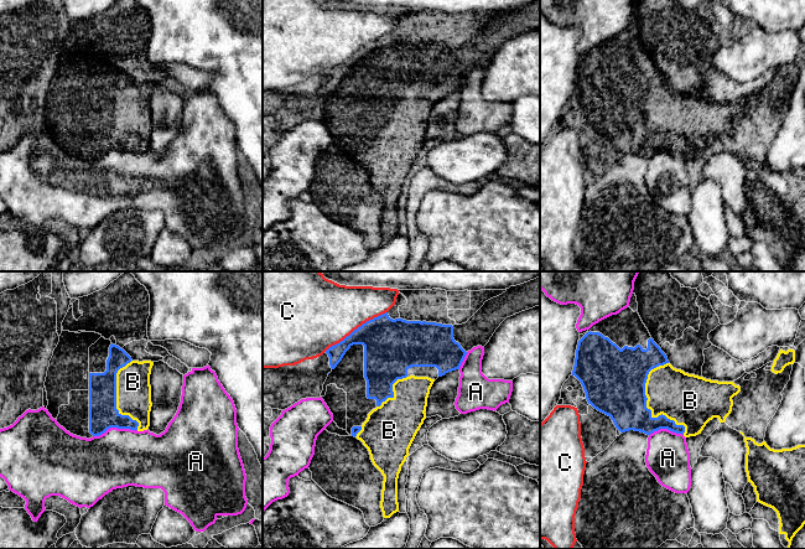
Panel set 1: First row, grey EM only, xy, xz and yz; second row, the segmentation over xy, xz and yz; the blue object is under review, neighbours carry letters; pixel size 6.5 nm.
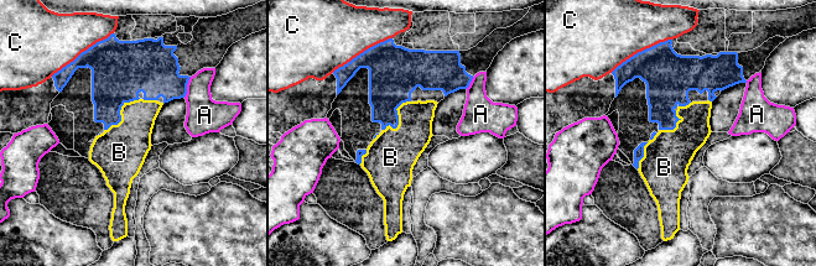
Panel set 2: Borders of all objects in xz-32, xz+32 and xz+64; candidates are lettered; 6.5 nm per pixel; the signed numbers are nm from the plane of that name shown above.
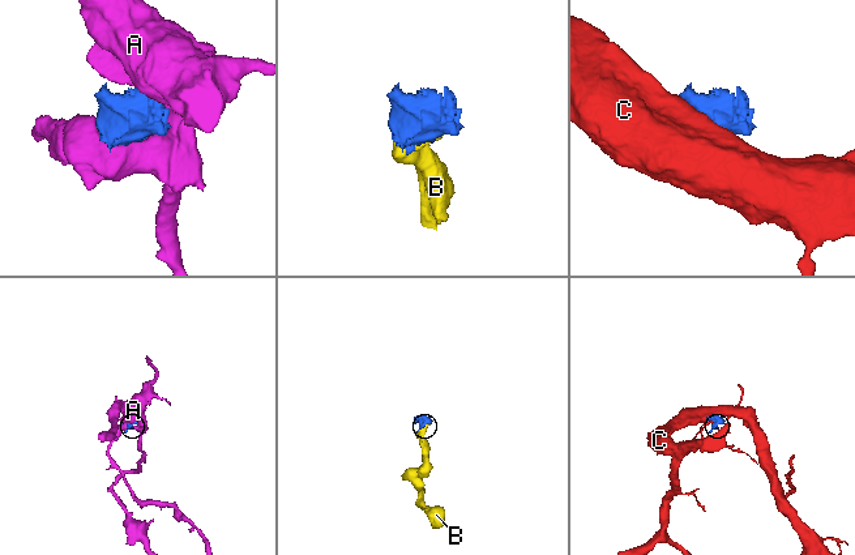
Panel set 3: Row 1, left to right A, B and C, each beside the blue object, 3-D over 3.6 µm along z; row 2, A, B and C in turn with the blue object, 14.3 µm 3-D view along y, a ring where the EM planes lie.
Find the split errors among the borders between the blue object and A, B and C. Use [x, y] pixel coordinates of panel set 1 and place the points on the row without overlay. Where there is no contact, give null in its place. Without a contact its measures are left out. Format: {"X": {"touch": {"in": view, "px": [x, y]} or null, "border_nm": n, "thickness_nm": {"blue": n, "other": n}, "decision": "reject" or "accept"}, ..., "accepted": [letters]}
{"A": {"touch": {"in": "xy", "px": [114, 149]}, "border_nm": 300, "thickness_nm": {"blue": 190, "other": 380}, "decision": "reject"}, "B": {"touch": {"in": "yz", "px": [645, 128]}, "border_nm": 480, "thickness_nm": {"blue": 400, "other": 320}, "decision": "accept"}, "C": {"touch": {"in": "xz", "px": [357, 51]}, "border_nm": 480, "thickness_nm": {"blue": 360, "other": 420}, "decision": "reject"}, "accepted": ["B"]}

